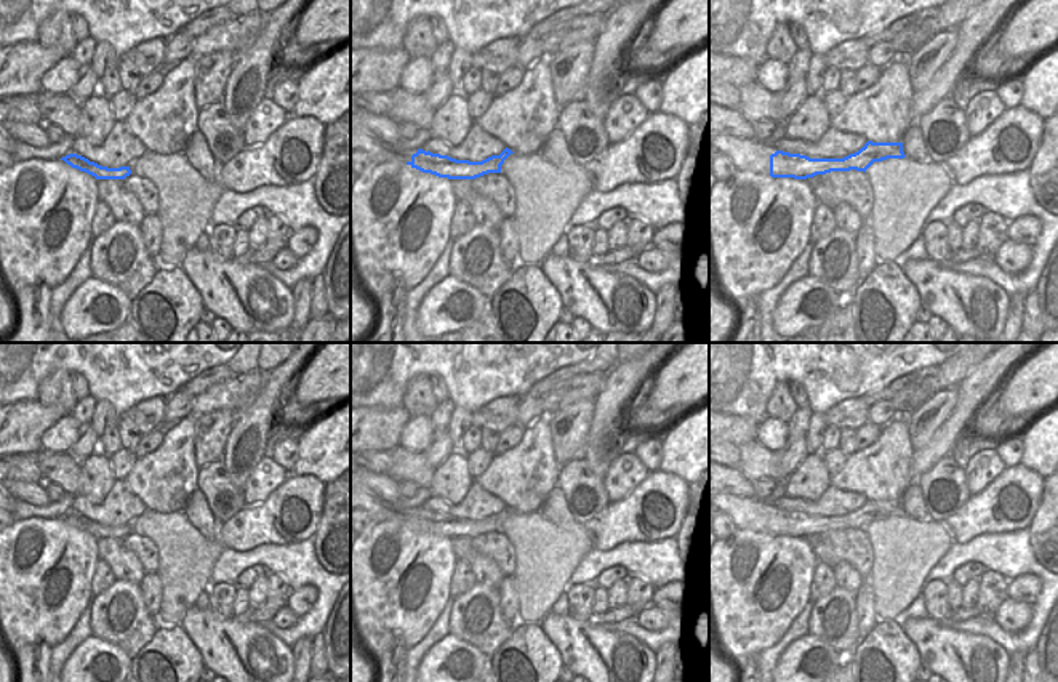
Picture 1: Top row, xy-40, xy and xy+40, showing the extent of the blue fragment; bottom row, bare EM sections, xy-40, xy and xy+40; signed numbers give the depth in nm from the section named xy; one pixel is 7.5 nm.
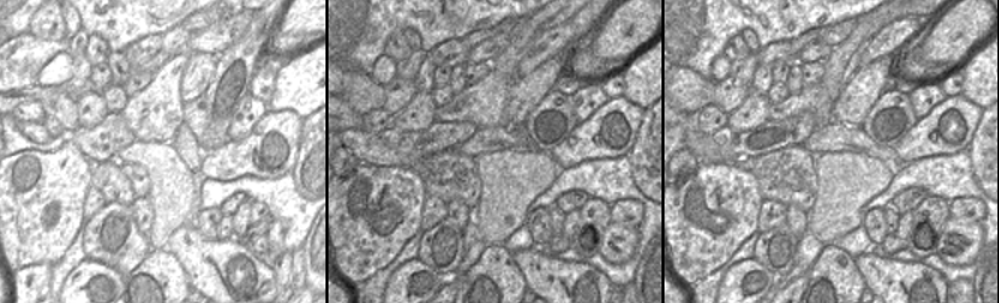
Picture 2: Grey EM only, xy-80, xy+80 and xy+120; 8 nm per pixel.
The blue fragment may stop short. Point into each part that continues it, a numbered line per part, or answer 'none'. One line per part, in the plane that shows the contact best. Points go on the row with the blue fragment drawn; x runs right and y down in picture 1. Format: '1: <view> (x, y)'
1: xy+40 (753, 156)

